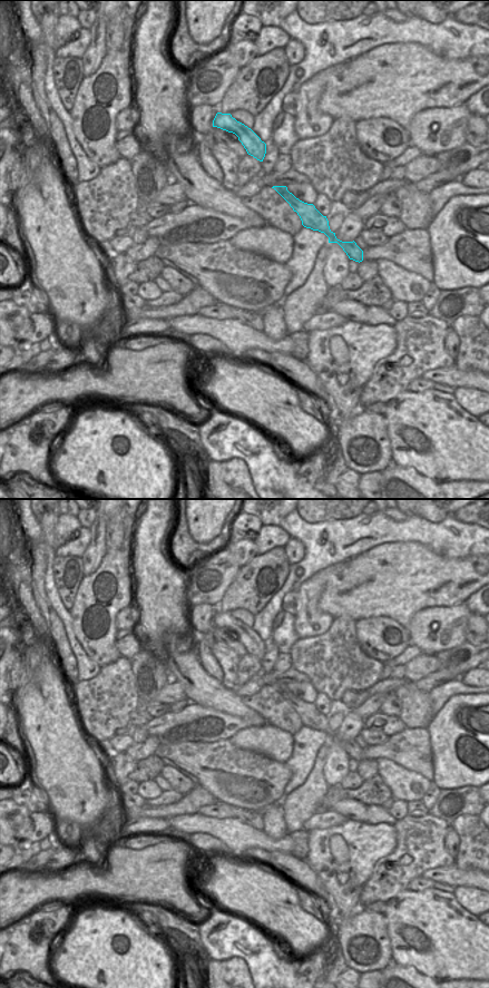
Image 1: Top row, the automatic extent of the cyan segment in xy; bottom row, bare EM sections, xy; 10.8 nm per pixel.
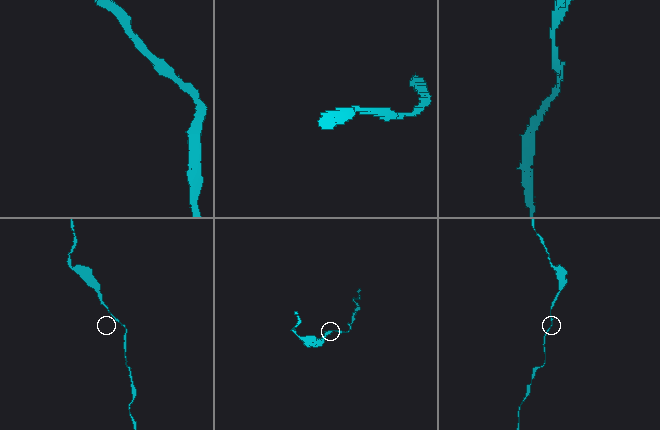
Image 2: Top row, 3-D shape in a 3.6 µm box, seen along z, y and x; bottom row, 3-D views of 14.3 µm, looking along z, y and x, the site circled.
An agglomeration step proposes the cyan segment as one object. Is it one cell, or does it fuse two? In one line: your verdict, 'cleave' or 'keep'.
keep

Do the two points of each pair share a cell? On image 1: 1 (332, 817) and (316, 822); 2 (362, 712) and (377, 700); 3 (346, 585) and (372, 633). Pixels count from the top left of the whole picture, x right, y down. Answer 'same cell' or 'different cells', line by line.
1: same cell
2: same cell
3: different cells

